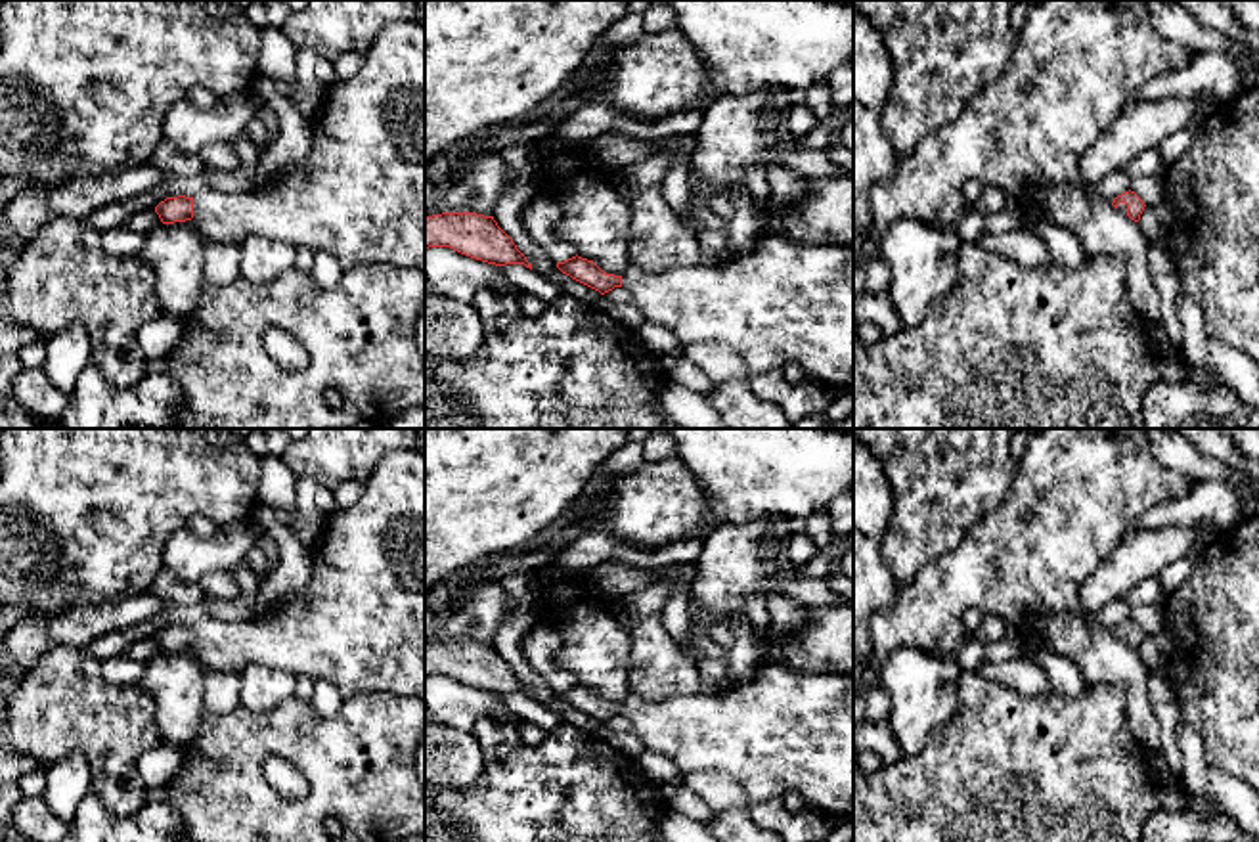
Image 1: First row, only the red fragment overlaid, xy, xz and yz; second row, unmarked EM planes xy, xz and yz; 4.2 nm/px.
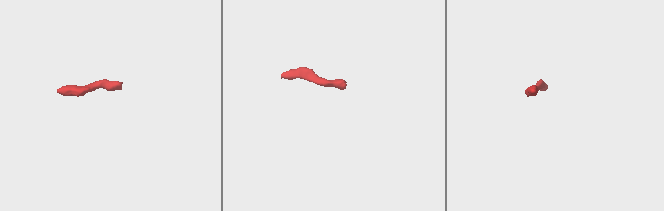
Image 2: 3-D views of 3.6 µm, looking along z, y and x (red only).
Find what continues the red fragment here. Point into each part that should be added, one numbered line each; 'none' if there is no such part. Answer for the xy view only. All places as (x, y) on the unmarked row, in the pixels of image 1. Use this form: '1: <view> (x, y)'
1: xy (360, 620)

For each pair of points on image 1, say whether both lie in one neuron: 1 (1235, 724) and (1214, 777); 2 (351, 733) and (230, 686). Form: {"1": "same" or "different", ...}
{"1": "different", "2": "different"}

